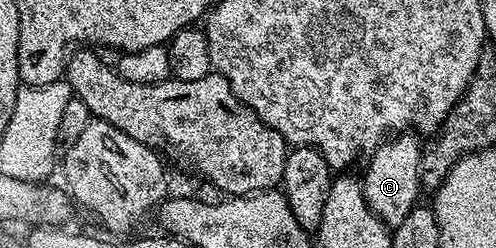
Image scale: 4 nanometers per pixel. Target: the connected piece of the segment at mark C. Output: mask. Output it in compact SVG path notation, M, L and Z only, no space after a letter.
M401 133L378 145L370 154L365 177L361 179L366 203L391 229L405 221L405 217L417 205L418 195L421 195L419 169L422 144L416 138L416 134Z

